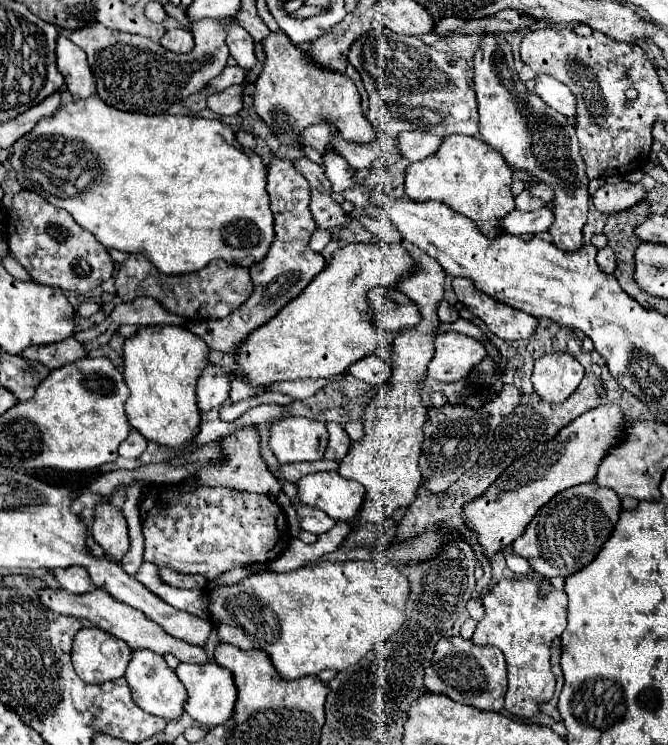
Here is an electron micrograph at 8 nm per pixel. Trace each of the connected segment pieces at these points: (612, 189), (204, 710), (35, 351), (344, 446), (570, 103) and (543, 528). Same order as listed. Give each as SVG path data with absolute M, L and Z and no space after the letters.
M621 181L617 185L603 185L593 195L593 205L599 213L611 215L625 209L631 209L633 205L641 203L643 197L647 197L647 189L641 183L627 183Z
M207 661L207 663L179 663L175 673L189 693L185 713L191 715L199 725L217 727L217 725L223 725L227 719L231 719L233 709L235 709L235 701L237 701L237 685L235 685L235 677L231 677L229 669L219 667L213 661Z
M69 337L67 341L59 341L55 345L35 345L27 349L23 357L29 361L39 361L53 371L53 369L59 369L63 365L69 365L87 357L87 351L75 337Z
M327 423L327 429L329 429L329 445L327 445L325 459L343 461L343 457L349 451L351 439L349 439L347 431L343 429L343 425L339 425L339 423Z
M541 73L541 75L535 77L535 89L533 91L551 109L555 109L561 115L573 119L573 115L575 115L575 97L573 97L571 89L567 89L567 85L563 85L561 81L555 81L551 75Z
M595 483L569 487L557 493L547 505L537 511L525 533L515 539L513 553L525 557L531 567L543 577L565 579L595 559L603 543L609 539L615 523L619 521L619 511L621 501L611 489L599 487Z

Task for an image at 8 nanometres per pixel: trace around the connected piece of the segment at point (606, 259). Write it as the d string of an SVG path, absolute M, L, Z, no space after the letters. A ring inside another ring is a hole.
M603 247L597 253L597 265L603 273L613 273L615 271L615 253L609 247Z

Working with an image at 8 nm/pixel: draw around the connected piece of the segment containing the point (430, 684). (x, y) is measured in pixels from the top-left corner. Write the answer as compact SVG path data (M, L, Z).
M463 637L441 639L425 673L425 687L431 693L447 695L457 703L465 703L483 711L501 711L507 691L507 669L503 653L495 647L479 647Z

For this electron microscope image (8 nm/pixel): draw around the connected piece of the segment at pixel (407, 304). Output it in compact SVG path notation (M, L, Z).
M373 287L367 291L367 299L371 301L371 309L375 315L375 325L379 331L395 331L405 329L419 323L417 305L399 291Z

